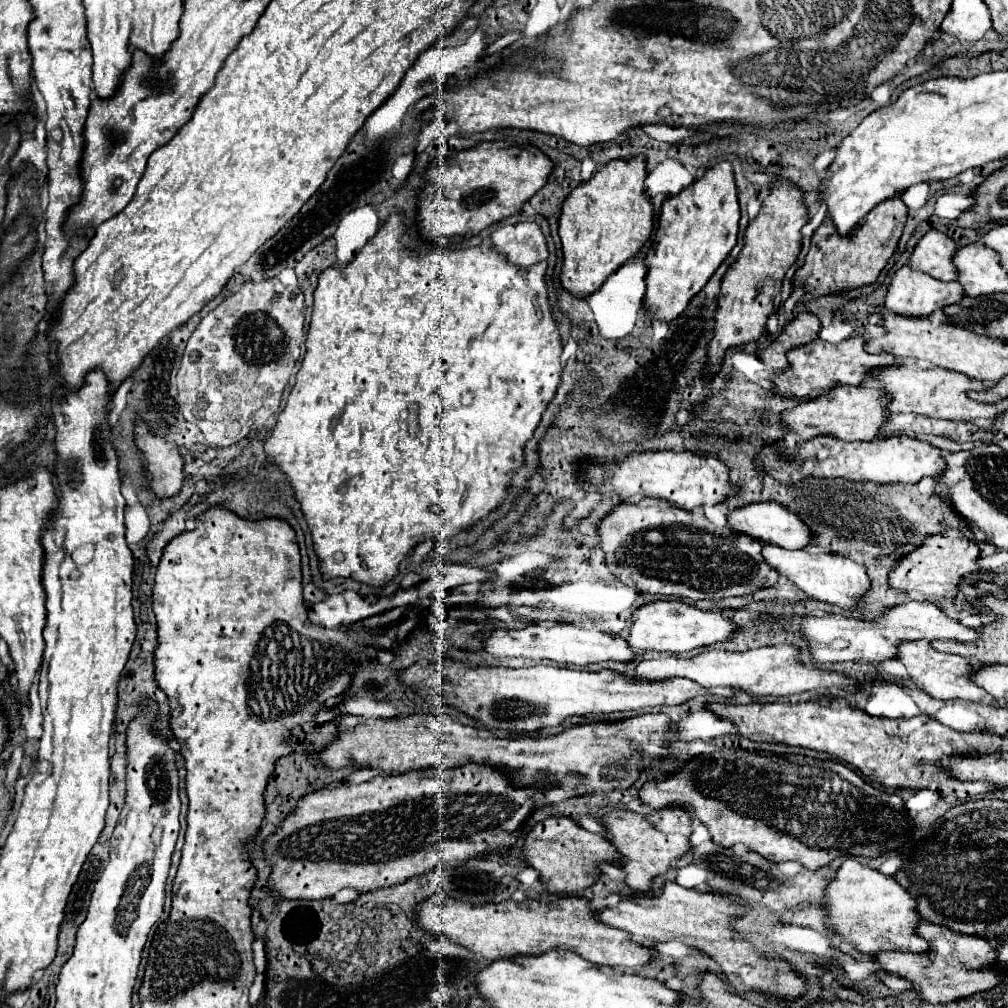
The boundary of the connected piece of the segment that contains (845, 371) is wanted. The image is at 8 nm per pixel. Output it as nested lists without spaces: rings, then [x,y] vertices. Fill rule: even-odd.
[[[852,336],[848,340],[842,340],[840,344],[828,344],[824,340],[814,340],[802,348],[794,348],[788,352],[790,368],[786,372],[774,374],[774,392],[782,396],[798,396],[798,398],[818,398],[826,394],[828,390],[840,386],[840,384],[850,384],[850,386],[860,386],[862,382],[870,380],[874,368],[888,368],[902,364],[898,358],[892,354],[868,354],[864,350],[864,338],[862,336]]]

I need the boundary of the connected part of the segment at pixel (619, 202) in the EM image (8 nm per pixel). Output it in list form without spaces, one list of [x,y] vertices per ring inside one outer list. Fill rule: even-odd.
[[[642,156],[632,160],[612,160],[592,178],[580,184],[564,202],[558,222],[564,262],[560,284],[576,298],[594,294],[610,274],[640,254],[652,234],[652,202],[644,194],[646,162]]]

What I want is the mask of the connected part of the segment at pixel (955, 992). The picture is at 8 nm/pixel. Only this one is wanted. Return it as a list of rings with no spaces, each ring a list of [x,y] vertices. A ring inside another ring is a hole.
[[[922,922],[918,926],[918,934],[930,942],[930,950],[926,954],[908,954],[908,952],[882,952],[878,954],[878,962],[886,972],[900,974],[906,978],[920,996],[930,1002],[954,1002],[960,998],[968,998],[976,992],[992,990],[1004,976],[994,970],[996,950],[988,940],[976,936],[962,936],[950,932],[944,926]]]

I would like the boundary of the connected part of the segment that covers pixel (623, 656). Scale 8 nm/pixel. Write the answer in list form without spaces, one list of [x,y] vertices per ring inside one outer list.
[[[530,624],[522,630],[494,630],[484,636],[484,650],[502,656],[502,658],[526,658],[526,660],[550,660],[558,666],[574,664],[574,666],[588,666],[592,662],[632,662],[638,654],[630,648],[630,644],[620,636],[610,636],[598,630],[584,630],[572,624]]]

